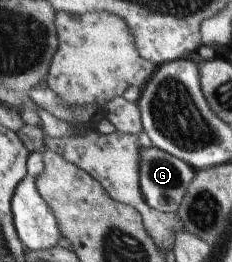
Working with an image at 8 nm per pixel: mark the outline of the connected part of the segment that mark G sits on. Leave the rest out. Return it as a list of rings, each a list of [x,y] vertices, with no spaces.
[[[152,145],[150,147],[141,146],[141,165],[139,165],[139,183],[141,193],[149,207],[160,212],[176,213],[185,197],[187,187],[195,175],[195,170],[185,163],[183,159],[159,149]]]

